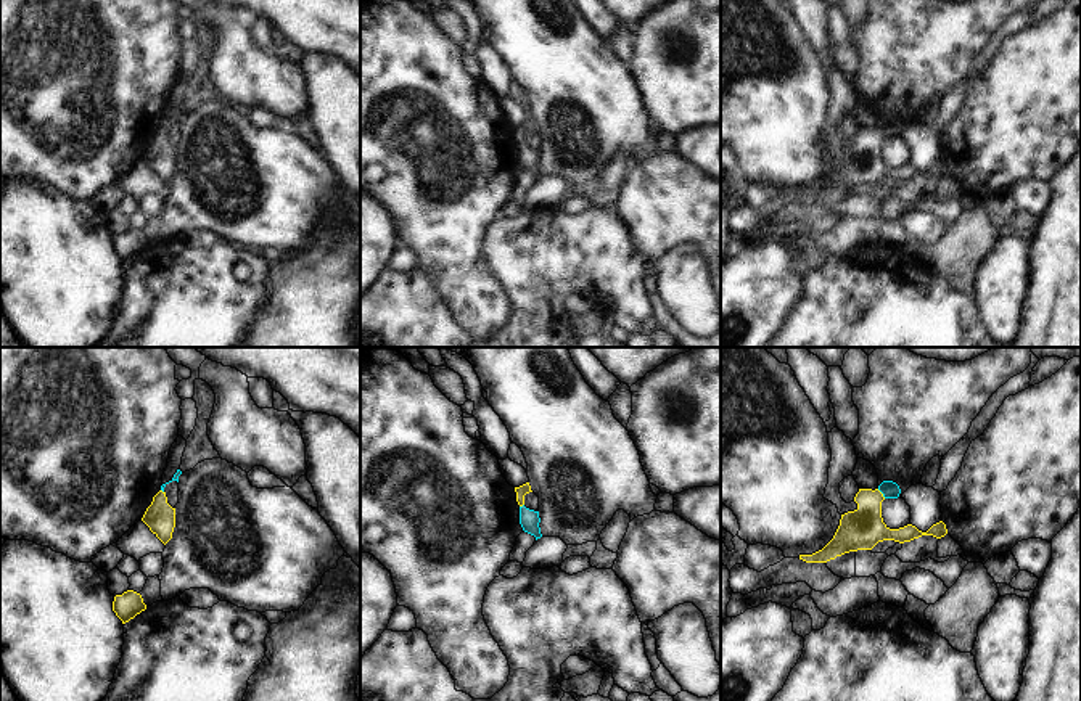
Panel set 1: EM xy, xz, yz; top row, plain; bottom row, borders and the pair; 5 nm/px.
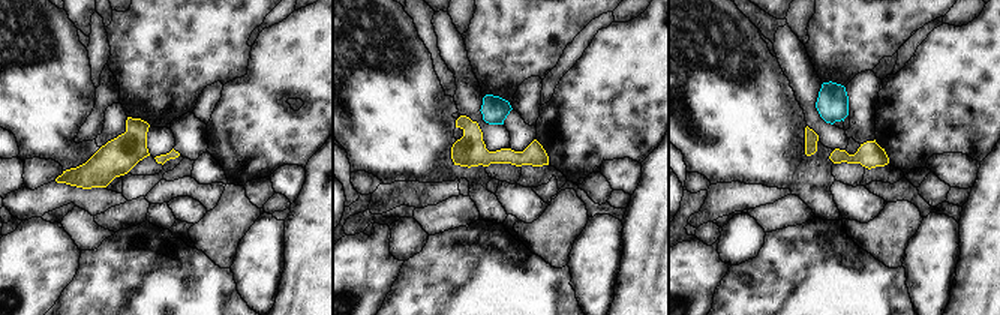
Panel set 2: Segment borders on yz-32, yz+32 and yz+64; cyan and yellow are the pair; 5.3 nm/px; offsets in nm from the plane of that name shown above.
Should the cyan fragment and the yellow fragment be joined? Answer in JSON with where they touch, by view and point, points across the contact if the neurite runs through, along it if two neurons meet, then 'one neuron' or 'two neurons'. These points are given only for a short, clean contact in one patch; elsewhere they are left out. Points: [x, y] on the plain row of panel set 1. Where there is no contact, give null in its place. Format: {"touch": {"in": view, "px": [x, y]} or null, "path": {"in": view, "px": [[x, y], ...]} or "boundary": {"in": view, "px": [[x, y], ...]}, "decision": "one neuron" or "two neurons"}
{"touch": {"in": "yz", "px": [882, 132]}, "path": {"in": "yz", "px": [[890, 129], [882, 132], [869, 145], [861, 169]]}, "decision": "one neuron"}

